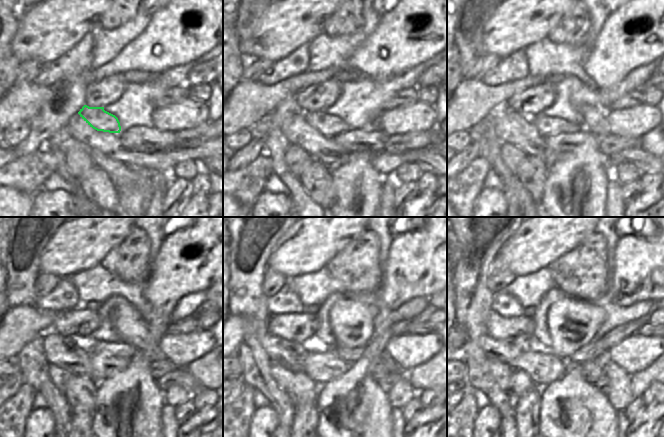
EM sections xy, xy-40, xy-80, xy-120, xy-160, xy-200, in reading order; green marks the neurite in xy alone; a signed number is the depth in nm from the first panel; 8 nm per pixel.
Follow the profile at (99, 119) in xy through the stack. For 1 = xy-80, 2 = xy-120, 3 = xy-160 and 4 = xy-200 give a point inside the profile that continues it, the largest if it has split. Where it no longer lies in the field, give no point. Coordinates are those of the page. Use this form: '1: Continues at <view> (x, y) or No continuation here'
1: Continues at xy-80 (546, 125)
2: Continues at xy-120 (120, 349)
3: Continues at xy-160 (350, 355)
4: Continues at xy-200 (584, 354)

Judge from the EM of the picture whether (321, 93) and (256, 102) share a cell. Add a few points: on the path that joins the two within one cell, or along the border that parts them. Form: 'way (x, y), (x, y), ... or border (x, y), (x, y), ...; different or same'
border (315, 84), (299, 90), (294, 95); different

